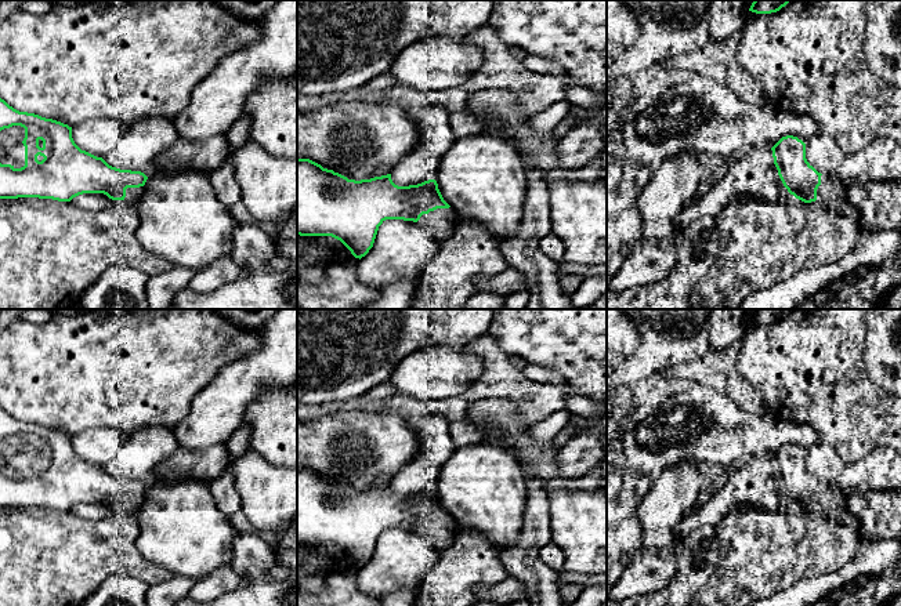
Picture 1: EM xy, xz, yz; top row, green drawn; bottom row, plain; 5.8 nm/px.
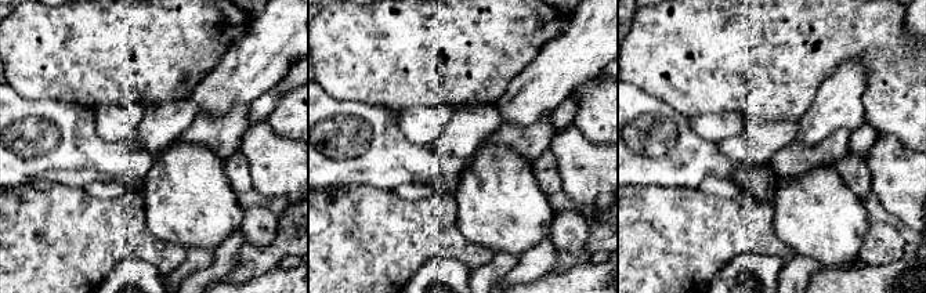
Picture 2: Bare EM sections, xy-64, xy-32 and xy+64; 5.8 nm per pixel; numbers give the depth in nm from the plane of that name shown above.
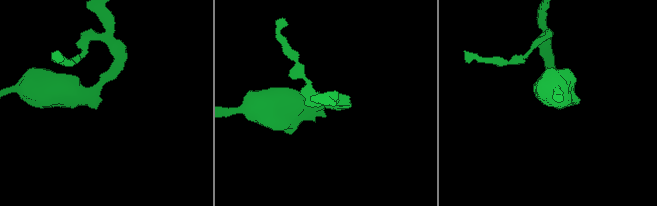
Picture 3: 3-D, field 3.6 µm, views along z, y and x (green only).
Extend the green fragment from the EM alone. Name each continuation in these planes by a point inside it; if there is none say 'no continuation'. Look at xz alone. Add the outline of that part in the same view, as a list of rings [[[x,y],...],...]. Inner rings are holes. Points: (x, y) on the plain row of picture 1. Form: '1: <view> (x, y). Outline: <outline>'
1: xz (440, 533). Outline: [[[452,516],[437,518],[428,523],[423,523],[417,533],[424,537],[438,552],[452,545],[457,525]]]

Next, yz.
1: yz (831, 503). Outline: [[[822,483],[815,512],[860,530],[855,518],[848,512],[843,490],[836,483]]]

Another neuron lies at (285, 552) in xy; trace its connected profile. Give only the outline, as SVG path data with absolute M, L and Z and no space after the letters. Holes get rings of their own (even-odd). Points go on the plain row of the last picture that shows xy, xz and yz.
M297 516L286 526L279 536L279 544L274 547L275 565L289 567L297 573Z

